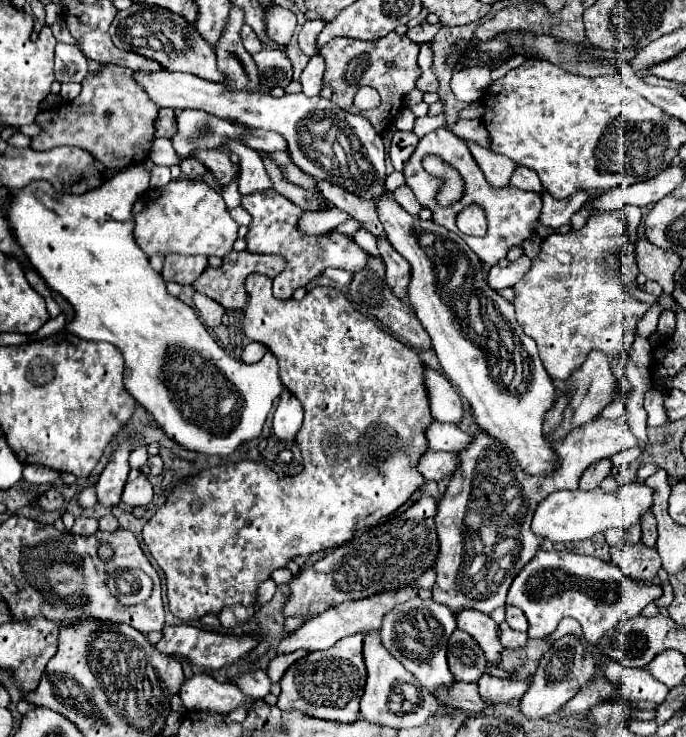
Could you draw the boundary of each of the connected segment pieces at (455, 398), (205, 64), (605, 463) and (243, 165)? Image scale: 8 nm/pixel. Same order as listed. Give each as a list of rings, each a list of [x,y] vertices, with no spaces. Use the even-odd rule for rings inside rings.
[[[425,367],[423,383],[427,387],[431,415],[443,423],[459,423],[463,417],[463,403],[449,379],[445,379],[445,375],[437,373],[435,369]]]
[[[133,3],[129,9],[117,11],[117,15],[109,27],[109,35],[117,49],[127,49],[127,23],[141,23],[141,25],[131,27],[131,35],[133,35],[131,45],[133,45],[135,53],[139,53],[147,59],[153,57],[161,67],[165,67],[169,71],[193,73],[201,79],[215,81],[215,83],[225,81],[225,75],[221,75],[221,71],[217,69],[217,59],[215,59],[213,47],[197,33],[195,25],[187,23],[181,15],[175,15],[169,9],[163,9],[157,5],[145,5],[145,3]]]
[[[601,459],[601,461],[597,461],[595,465],[591,465],[591,467],[587,467],[585,471],[583,471],[583,475],[581,475],[581,481],[579,481],[579,489],[583,489],[583,491],[591,491],[591,489],[597,489],[599,487],[599,483],[611,473],[611,461],[609,459]]]
[[[227,139],[225,145],[219,147],[219,151],[235,153],[239,157],[239,191],[241,191],[241,195],[271,189],[269,175],[263,167],[261,157],[257,155],[257,151],[245,147],[245,143],[237,143],[237,139]]]

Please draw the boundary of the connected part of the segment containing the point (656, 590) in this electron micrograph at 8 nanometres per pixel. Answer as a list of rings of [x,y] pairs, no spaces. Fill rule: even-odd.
[[[539,551],[515,577],[507,603],[517,605],[525,613],[529,621],[527,635],[533,639],[551,635],[563,617],[573,617],[583,625],[585,639],[597,645],[605,631],[613,629],[623,619],[639,615],[645,605],[661,595],[663,589],[655,581],[629,579],[621,569],[597,557],[567,551]]]

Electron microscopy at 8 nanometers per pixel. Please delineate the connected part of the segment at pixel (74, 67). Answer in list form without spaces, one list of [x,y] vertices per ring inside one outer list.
[[[57,43],[55,47],[55,79],[59,83],[83,81],[87,75],[87,59],[75,47],[67,43]]]

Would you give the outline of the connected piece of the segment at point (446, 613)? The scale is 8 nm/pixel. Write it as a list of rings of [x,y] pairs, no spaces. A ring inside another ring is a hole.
[[[409,599],[407,603],[395,607],[389,611],[381,625],[381,639],[383,645],[389,649],[389,653],[409,669],[423,687],[427,687],[431,693],[435,693],[441,685],[451,685],[453,675],[447,667],[447,641],[451,633],[455,631],[455,615],[449,611],[449,607],[433,601],[433,599]]]

